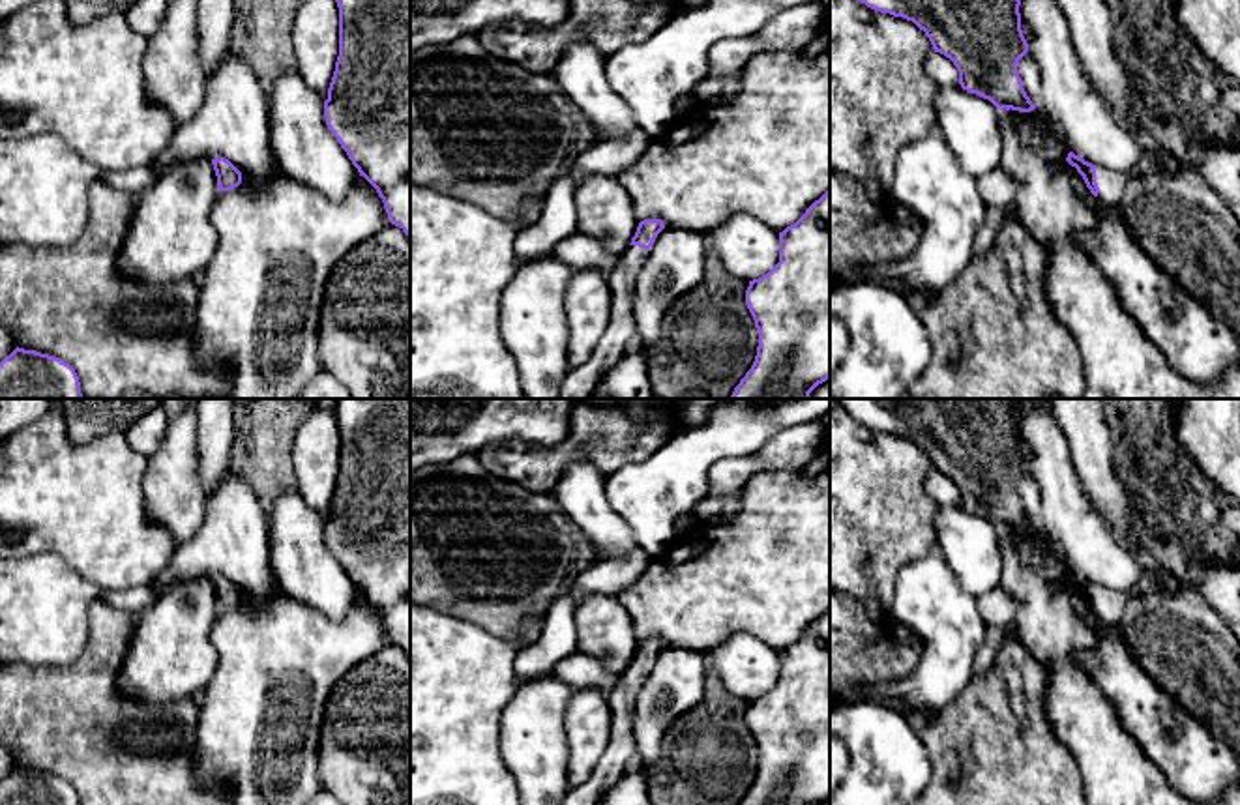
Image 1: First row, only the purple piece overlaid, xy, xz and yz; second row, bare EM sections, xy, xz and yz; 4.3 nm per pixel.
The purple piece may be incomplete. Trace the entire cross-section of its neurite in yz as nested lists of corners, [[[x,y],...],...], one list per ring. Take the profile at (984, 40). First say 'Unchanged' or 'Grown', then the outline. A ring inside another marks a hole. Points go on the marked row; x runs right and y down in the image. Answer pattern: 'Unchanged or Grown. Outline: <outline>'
Unchanged. Outline: [[[860,0],[867,7],[912,21],[959,71],[963,90],[1000,110],[1030,112],[1017,64],[1028,52],[1021,0]]]

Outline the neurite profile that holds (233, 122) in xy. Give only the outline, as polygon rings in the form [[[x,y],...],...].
[[[232,49],[204,79],[199,112],[176,127],[152,168],[161,174],[178,161],[215,157],[229,159],[251,185],[281,172],[270,142],[268,97],[253,66]]]

